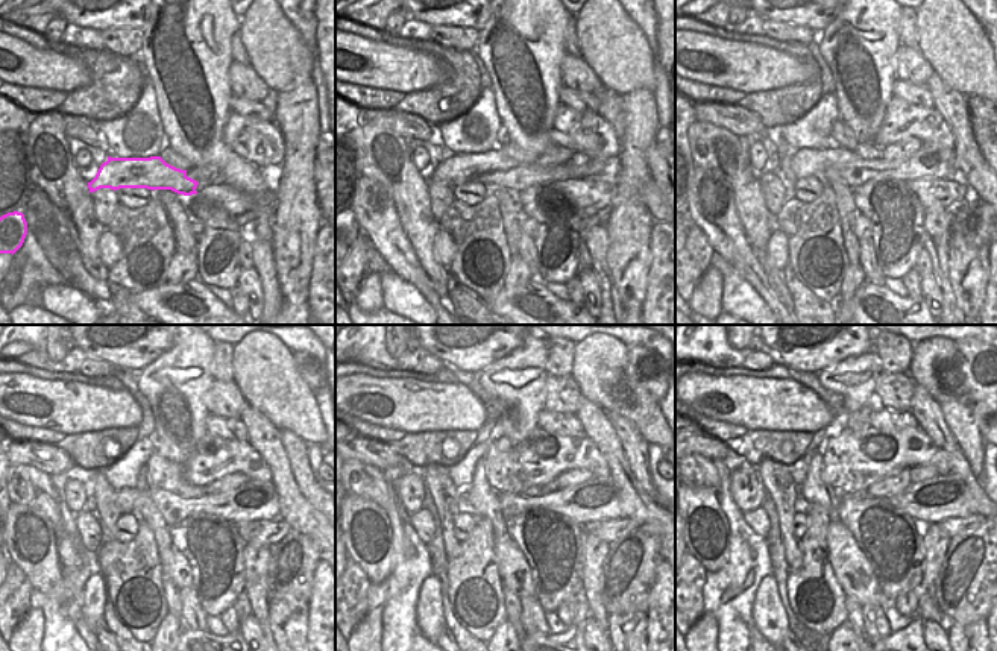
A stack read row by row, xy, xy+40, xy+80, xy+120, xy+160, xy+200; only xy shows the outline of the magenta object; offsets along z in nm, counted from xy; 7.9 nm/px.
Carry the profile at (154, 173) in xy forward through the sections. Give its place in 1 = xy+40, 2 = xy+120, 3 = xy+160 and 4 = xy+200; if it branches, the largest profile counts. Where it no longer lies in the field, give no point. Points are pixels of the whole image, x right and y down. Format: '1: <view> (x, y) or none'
1: xy+40 (492, 169)
2: xy+120 (254, 500)
3: xy+160 (595, 500)
4: xy+200 (943, 496)

